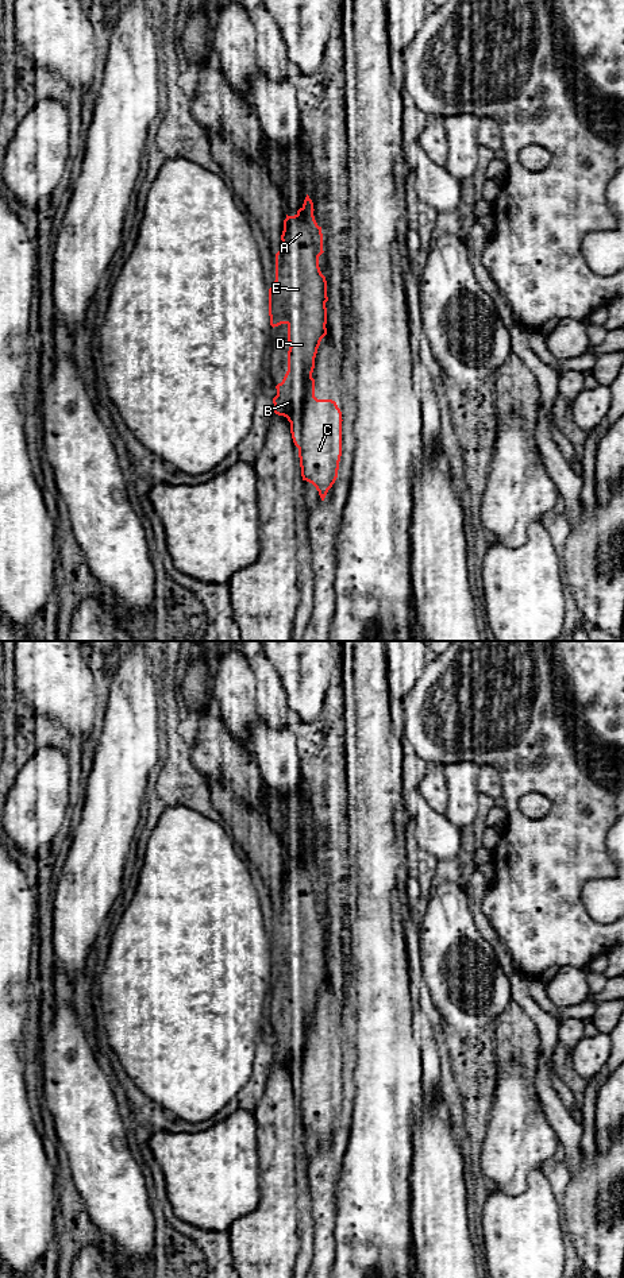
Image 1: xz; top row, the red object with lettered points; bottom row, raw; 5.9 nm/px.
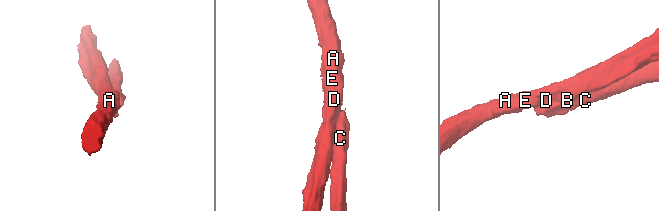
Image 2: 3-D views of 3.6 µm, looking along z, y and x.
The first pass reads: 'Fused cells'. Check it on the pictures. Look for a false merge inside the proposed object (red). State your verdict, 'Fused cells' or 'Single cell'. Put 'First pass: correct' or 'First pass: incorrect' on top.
First pass: correct
Fused cells

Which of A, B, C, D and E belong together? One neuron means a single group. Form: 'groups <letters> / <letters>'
groups A B D E / C

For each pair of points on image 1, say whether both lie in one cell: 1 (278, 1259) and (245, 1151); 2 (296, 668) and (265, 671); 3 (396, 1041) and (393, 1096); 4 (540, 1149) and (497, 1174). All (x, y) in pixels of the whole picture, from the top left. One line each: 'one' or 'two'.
1: two
2: two
3: one
4: one

